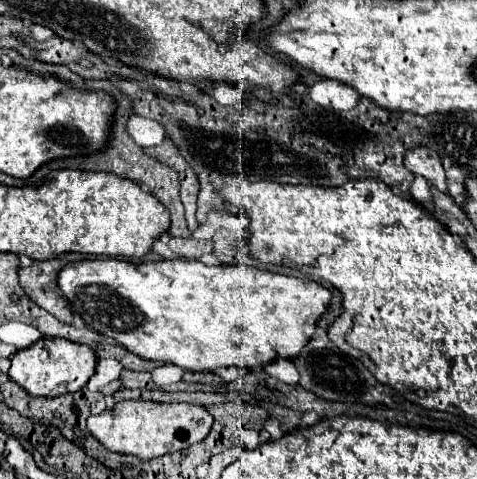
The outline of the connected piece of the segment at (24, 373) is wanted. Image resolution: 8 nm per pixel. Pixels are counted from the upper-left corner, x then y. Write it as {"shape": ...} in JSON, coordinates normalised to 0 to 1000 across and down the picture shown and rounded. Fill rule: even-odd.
{"shape":[[[82,708],[65,724],[44,729],[27,741],[19,787],[57,820],[69,820],[78,829],[124,829],[178,808],[199,779],[199,754],[199,737],[182,720],[166,720],[140,708]]]}

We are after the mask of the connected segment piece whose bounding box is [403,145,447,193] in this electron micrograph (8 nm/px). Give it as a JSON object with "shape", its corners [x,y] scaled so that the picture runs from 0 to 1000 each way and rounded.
{"shape":[[[878,303],[878,307],[866,307],[849,319],[849,332],[845,332],[849,349],[870,361],[870,365],[887,365],[904,386],[912,386],[920,399],[937,403],[937,382],[933,382],[933,357],[929,357],[929,344],[925,344],[925,332],[920,324],[891,307],[891,303]]]}

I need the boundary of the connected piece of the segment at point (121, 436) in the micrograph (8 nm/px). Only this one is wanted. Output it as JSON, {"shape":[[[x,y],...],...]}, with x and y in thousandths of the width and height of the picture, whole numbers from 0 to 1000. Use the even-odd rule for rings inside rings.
{"shape":[[[254,837],[212,866],[182,879],[187,904],[237,946],[266,946],[291,958],[325,958],[363,942],[400,933],[426,921],[447,887],[442,862],[421,846],[400,841],[317,841],[317,837]]]}

